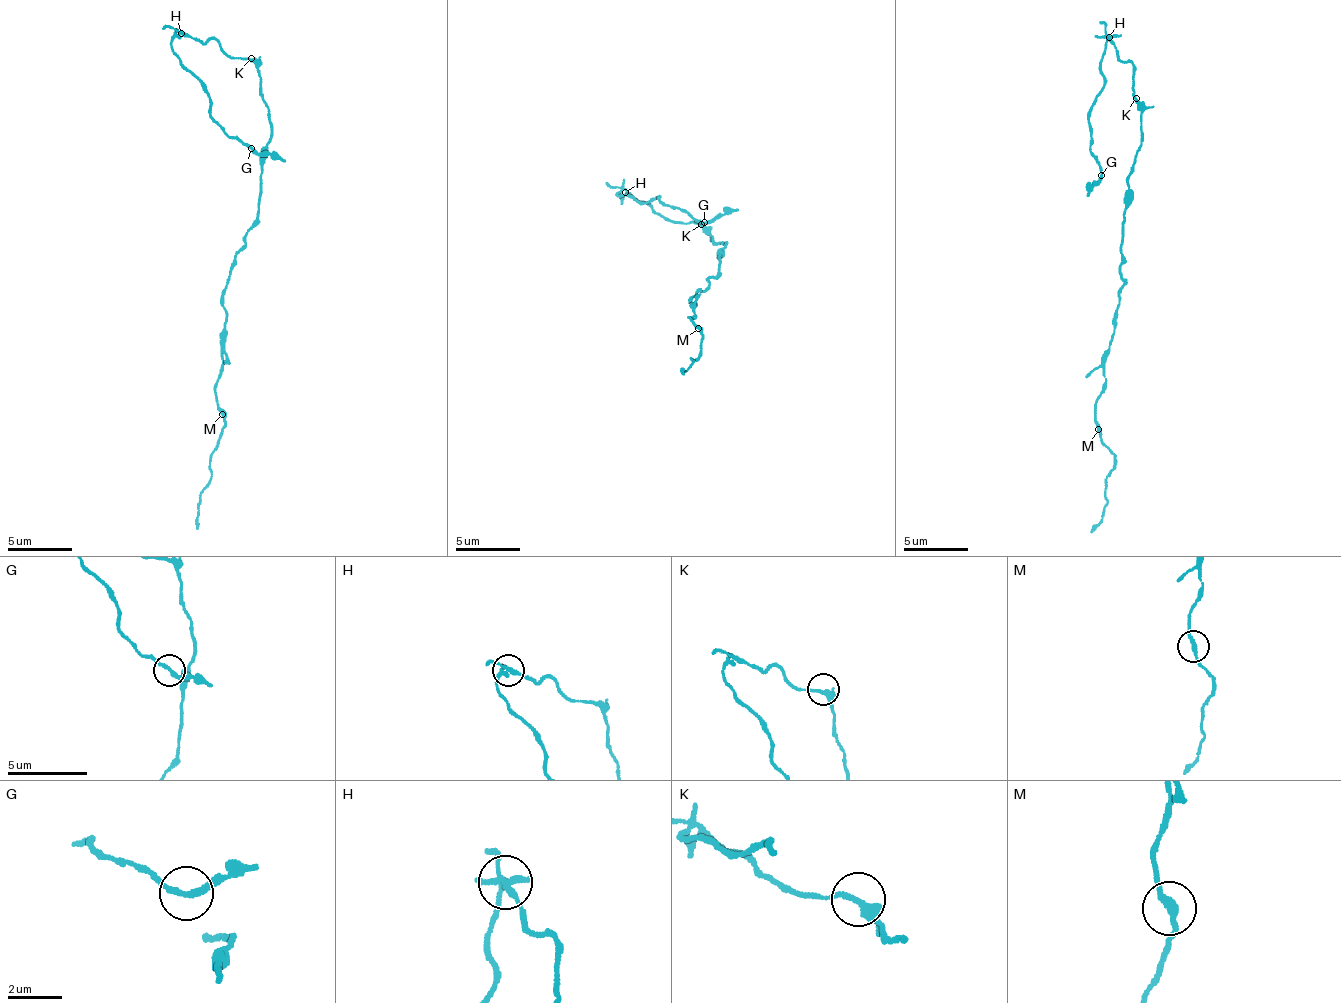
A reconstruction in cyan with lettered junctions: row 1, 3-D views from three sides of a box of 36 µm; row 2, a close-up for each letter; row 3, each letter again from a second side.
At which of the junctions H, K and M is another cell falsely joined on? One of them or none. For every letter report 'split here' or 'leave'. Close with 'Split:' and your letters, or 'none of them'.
H: split here
K: leave
M: leave
Split: H

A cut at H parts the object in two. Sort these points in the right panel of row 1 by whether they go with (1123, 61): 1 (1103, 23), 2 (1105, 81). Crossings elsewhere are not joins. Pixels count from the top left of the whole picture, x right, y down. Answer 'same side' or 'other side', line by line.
1: same side
2: other side

